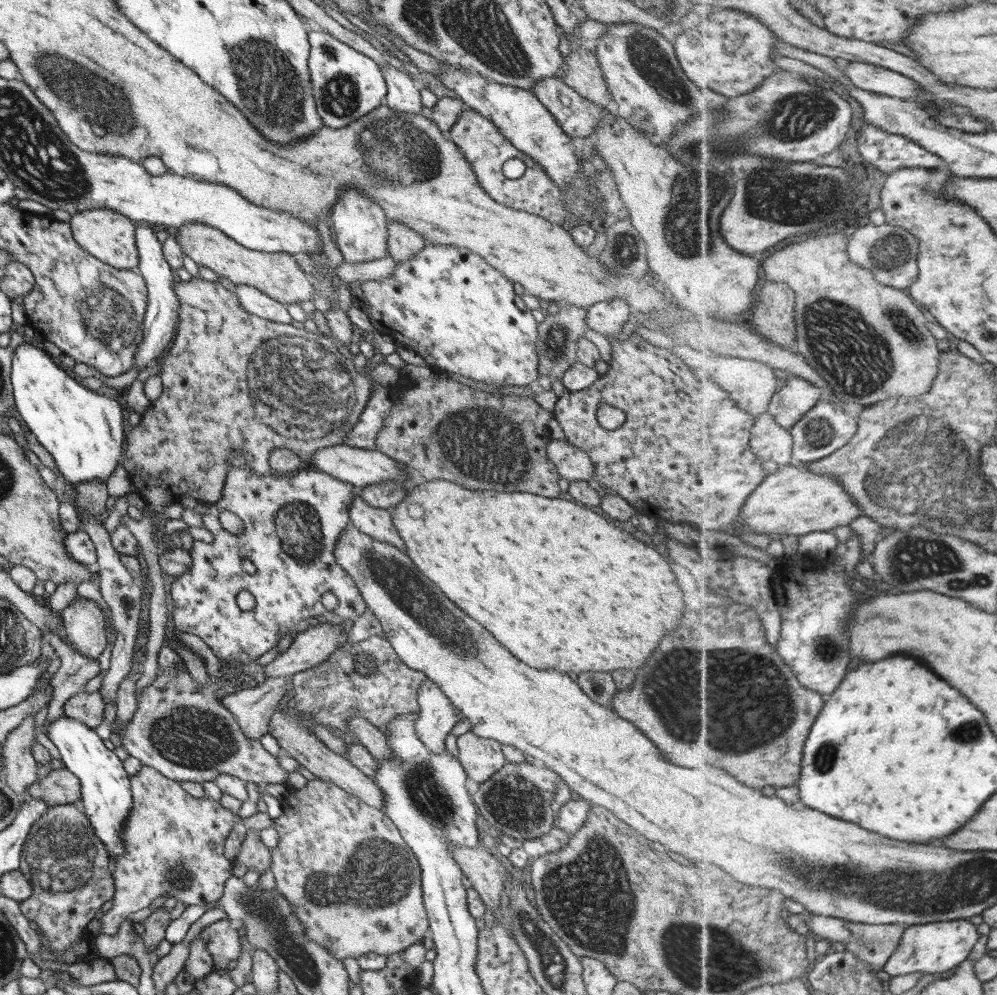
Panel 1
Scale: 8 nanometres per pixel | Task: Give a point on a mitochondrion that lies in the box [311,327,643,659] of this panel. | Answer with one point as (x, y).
(480, 443)

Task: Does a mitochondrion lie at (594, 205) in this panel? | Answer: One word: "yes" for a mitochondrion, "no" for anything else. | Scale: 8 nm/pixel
no

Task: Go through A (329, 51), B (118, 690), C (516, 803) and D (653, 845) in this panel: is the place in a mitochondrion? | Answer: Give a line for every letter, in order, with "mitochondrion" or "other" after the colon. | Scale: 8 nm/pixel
A: mitochondrion
B: other
C: mitochondrion
D: other

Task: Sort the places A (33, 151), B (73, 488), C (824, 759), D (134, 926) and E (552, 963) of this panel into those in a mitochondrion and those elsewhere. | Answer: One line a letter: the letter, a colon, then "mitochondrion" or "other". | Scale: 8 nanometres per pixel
A: mitochondrion
B: other
C: mitochondrion
D: other
E: mitochondrion

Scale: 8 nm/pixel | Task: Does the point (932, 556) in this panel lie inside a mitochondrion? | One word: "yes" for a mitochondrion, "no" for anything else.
yes

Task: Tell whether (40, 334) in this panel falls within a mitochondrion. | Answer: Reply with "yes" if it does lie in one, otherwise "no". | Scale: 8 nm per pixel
no

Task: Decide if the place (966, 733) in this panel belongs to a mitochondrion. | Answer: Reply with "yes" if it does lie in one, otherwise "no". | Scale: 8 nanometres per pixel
yes

